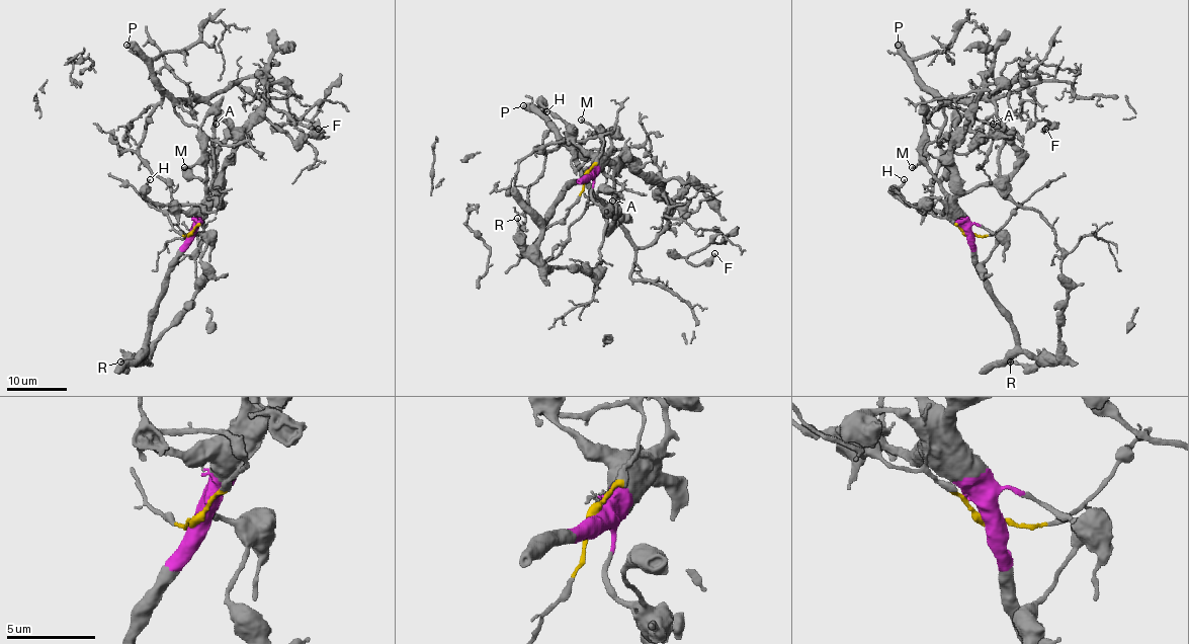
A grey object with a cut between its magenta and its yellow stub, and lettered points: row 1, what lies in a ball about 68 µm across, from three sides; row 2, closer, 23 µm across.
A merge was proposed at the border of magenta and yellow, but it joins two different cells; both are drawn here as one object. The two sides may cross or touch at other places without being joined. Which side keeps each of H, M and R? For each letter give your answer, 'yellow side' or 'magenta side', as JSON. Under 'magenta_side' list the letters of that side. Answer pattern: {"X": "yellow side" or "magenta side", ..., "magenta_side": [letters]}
{"H": "magenta side", "M": "magenta side", "R": "magenta side", "magenta_side": ["H", "M", "R"]}

